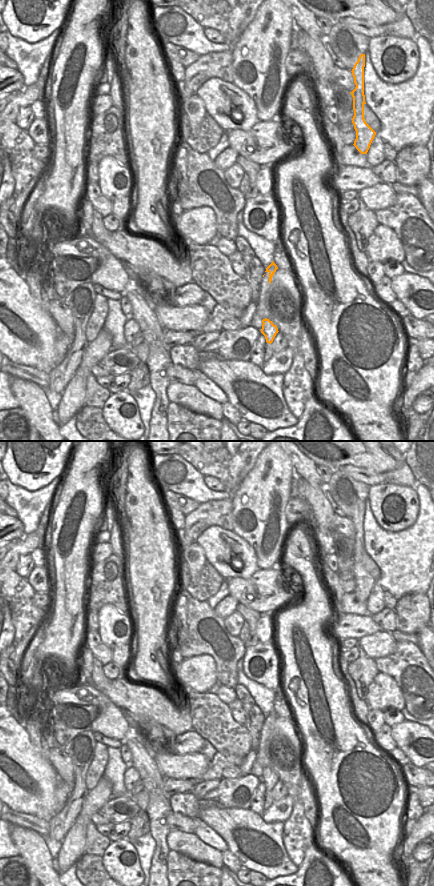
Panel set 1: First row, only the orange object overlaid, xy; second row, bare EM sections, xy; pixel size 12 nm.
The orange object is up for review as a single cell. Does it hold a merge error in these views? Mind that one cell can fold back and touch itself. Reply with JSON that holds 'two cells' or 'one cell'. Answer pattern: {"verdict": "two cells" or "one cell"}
{"verdict": "two cells"}

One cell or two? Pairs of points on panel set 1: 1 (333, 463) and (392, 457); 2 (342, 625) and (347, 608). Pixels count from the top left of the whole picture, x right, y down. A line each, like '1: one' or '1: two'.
1: one
2: two

